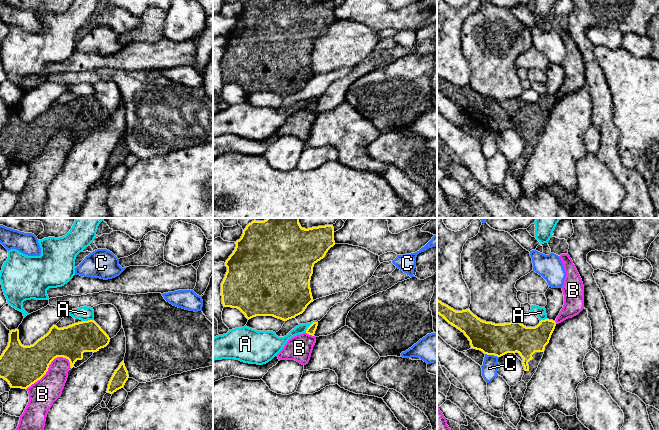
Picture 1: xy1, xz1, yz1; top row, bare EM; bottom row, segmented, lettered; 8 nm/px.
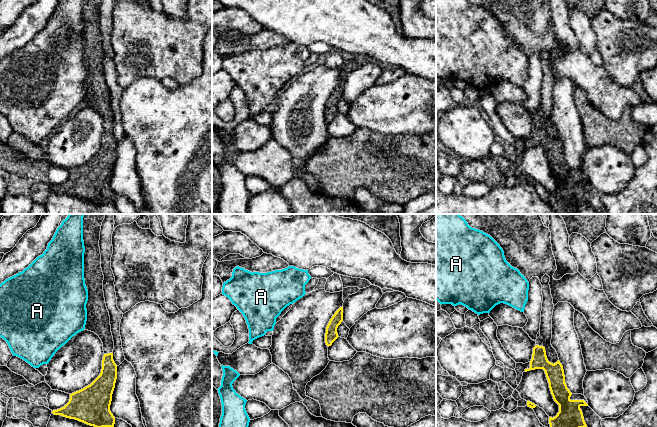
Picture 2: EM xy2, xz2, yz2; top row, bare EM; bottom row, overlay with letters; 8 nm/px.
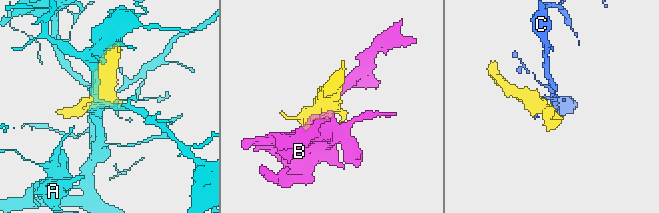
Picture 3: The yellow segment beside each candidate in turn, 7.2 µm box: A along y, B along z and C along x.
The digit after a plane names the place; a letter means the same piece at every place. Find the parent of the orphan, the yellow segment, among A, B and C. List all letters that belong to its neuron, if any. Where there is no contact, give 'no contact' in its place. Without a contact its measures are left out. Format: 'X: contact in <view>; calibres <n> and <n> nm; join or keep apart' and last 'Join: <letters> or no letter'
A: contact in xz1; calibres 70 and 80 nm; keep apart
B: contact in xy1; calibres 340 and 220 nm; keep apart
C: contact in yz1; calibres 260 and 130 nm; keep apart
Join: no letter

